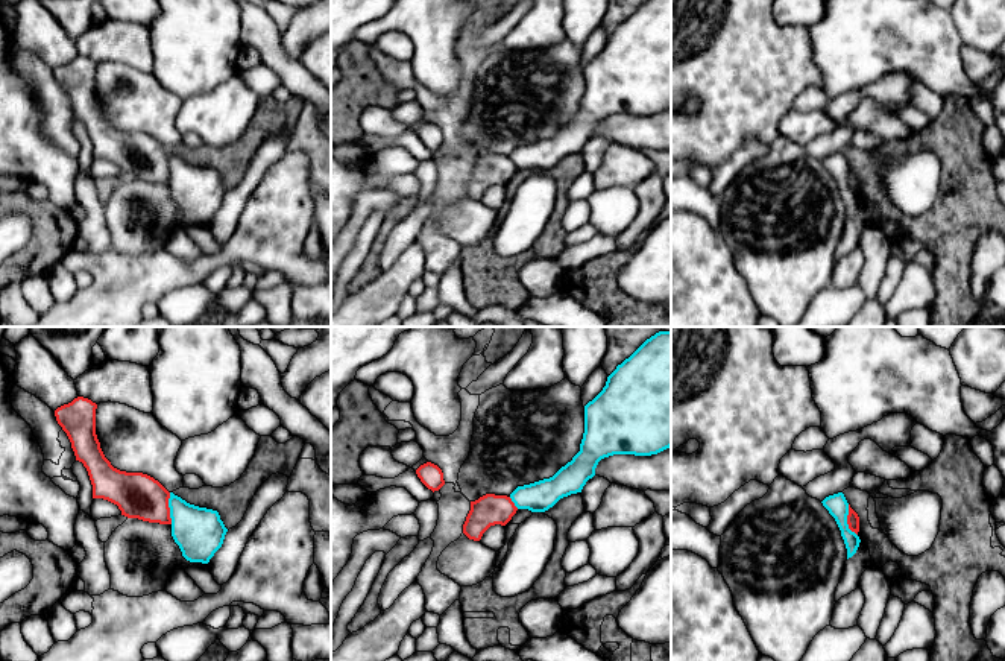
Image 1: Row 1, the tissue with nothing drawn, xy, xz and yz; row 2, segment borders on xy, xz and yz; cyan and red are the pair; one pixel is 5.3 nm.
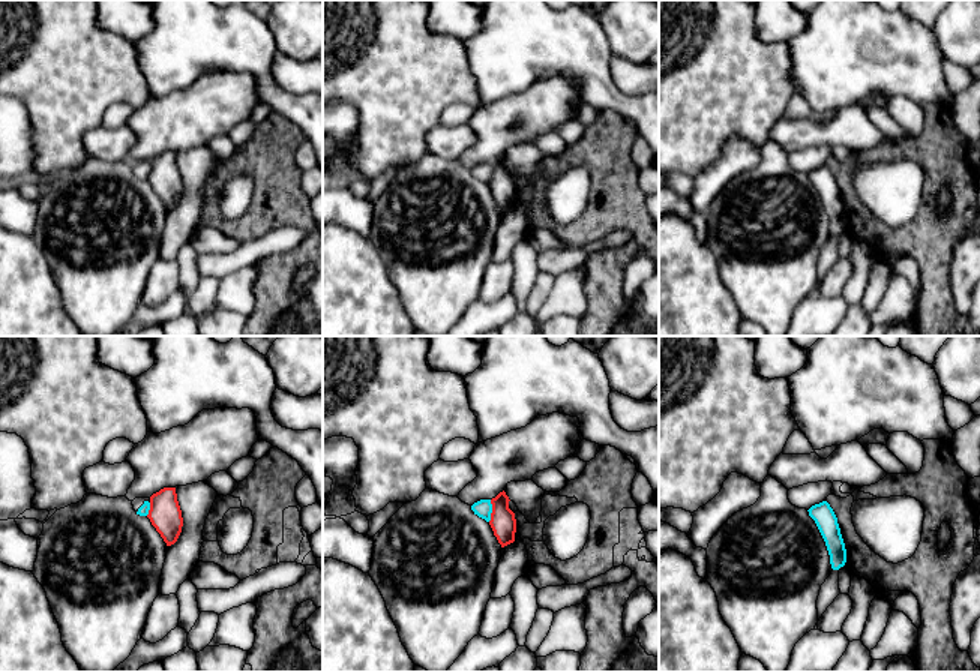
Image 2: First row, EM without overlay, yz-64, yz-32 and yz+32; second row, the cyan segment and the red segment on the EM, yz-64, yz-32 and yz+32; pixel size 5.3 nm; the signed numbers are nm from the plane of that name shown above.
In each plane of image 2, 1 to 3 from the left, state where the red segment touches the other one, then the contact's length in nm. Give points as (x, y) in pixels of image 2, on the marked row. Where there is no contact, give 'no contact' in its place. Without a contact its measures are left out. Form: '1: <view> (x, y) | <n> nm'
1: yz-64 (149, 509) | 80 nm
2: yz-32 (491, 510) | 120 nm
3: no contact

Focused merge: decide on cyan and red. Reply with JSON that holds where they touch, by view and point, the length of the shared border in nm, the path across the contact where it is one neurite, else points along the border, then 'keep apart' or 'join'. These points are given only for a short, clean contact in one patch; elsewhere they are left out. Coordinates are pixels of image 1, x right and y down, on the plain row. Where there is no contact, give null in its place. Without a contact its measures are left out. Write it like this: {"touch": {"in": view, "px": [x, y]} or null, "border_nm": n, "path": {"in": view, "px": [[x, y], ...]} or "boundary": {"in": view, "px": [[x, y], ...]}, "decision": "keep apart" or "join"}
{"touch": {"in": "yz", "px": [846, 180]}, "border_nm": 180, "boundary": {"in": "yz", "px": [[847, 164], [847, 186], [856, 195]]}, "decision": "keep apart"}

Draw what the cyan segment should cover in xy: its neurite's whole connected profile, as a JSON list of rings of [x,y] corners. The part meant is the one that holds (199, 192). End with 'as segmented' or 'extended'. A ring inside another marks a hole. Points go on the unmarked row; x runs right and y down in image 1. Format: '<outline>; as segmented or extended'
[[[170,152],[172,196],[190,222],[208,223],[222,207],[228,188],[217,170],[187,163]]]; as segmented

